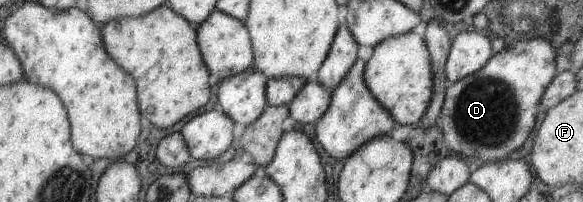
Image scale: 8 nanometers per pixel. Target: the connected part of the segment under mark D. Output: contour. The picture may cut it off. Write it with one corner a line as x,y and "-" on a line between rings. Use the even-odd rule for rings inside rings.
436,18
426,22
424,30
424,42
431,60
433,72
433,93
429,105
423,115
422,126
429,127
441,123
443,137
454,155
466,160
480,158
484,163
499,161
509,158
508,154
524,144
528,134
534,130
536,117
539,113
539,102
541,94
544,94
546,87
557,73
555,69
555,48
548,42
548,39
533,38
528,40
514,41
504,46
500,52
491,56
476,72
467,74
464,78
453,82
452,86
444,88
445,62
451,46
450,36
446,33
445,26

